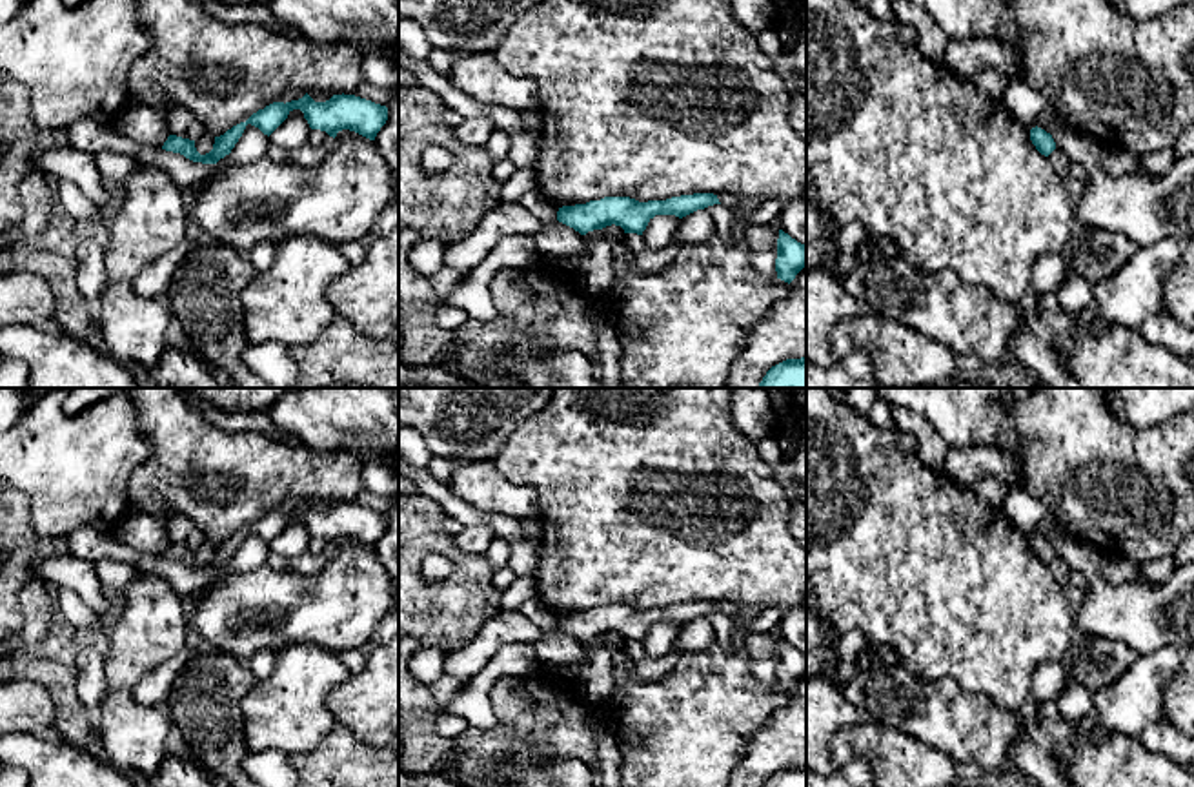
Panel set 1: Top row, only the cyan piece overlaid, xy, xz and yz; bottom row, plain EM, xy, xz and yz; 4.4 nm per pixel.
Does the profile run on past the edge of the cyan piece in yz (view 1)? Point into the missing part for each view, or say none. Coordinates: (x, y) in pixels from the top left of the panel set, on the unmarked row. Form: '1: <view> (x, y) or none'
1: none

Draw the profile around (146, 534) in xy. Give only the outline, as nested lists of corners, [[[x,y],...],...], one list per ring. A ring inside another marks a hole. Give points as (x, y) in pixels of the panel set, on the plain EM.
[[[127,508],[116,521],[111,534],[124,545],[137,550],[142,557],[162,556],[171,543],[166,521],[144,510]]]

